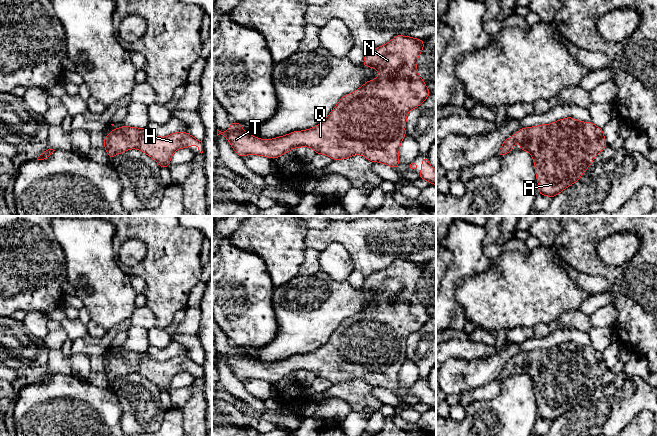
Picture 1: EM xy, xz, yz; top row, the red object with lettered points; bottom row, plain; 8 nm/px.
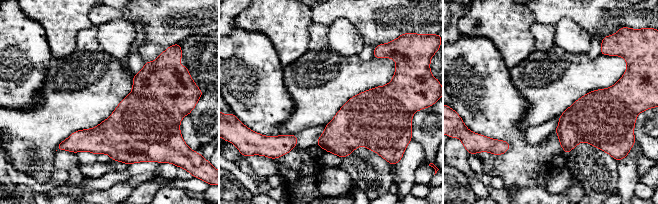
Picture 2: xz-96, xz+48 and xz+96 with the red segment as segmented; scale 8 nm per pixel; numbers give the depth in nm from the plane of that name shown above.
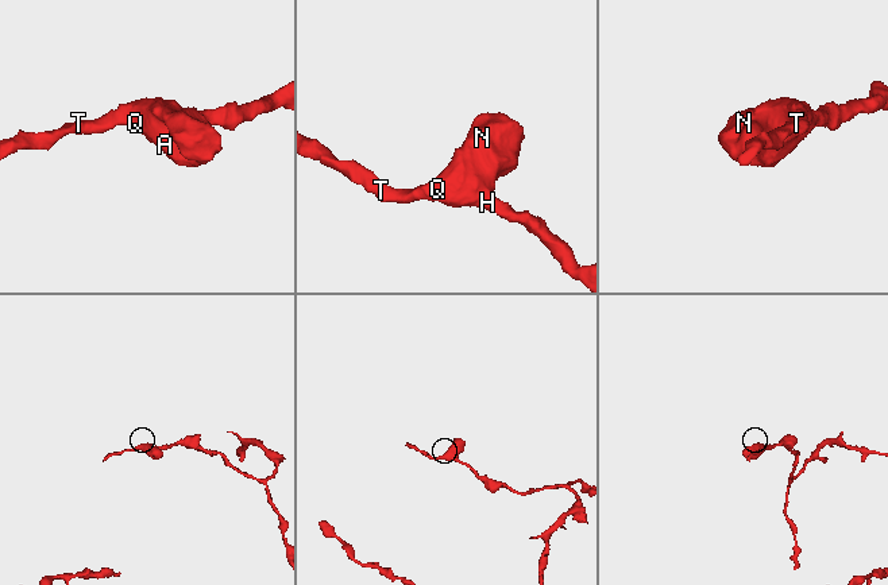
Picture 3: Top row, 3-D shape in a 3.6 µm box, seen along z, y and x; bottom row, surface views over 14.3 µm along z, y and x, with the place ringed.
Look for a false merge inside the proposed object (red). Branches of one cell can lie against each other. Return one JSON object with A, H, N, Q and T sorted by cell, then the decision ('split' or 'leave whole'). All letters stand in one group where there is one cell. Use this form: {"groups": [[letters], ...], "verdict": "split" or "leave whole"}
{"groups": [["A", "H", "N", "Q", "T"]], "verdict": "leave whole"}

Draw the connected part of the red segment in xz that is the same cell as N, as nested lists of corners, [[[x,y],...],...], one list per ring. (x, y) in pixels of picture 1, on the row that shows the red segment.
[[[397,35],[387,44],[366,53],[364,66],[377,69],[379,76],[343,96],[328,117],[314,128],[291,132],[274,139],[258,139],[245,132],[241,124],[232,121],[227,131],[221,132],[217,129],[217,136],[225,136],[241,157],[259,155],[276,159],[294,147],[309,147],[317,154],[324,154],[332,160],[362,155],[374,163],[397,168],[400,145],[406,136],[407,114],[420,106],[431,93],[417,72],[418,56],[423,47],[422,39]]]

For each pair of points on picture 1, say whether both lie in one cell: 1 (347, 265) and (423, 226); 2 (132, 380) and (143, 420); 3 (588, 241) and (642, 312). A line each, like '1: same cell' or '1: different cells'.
1: different cells
2: same cell
3: same cell

